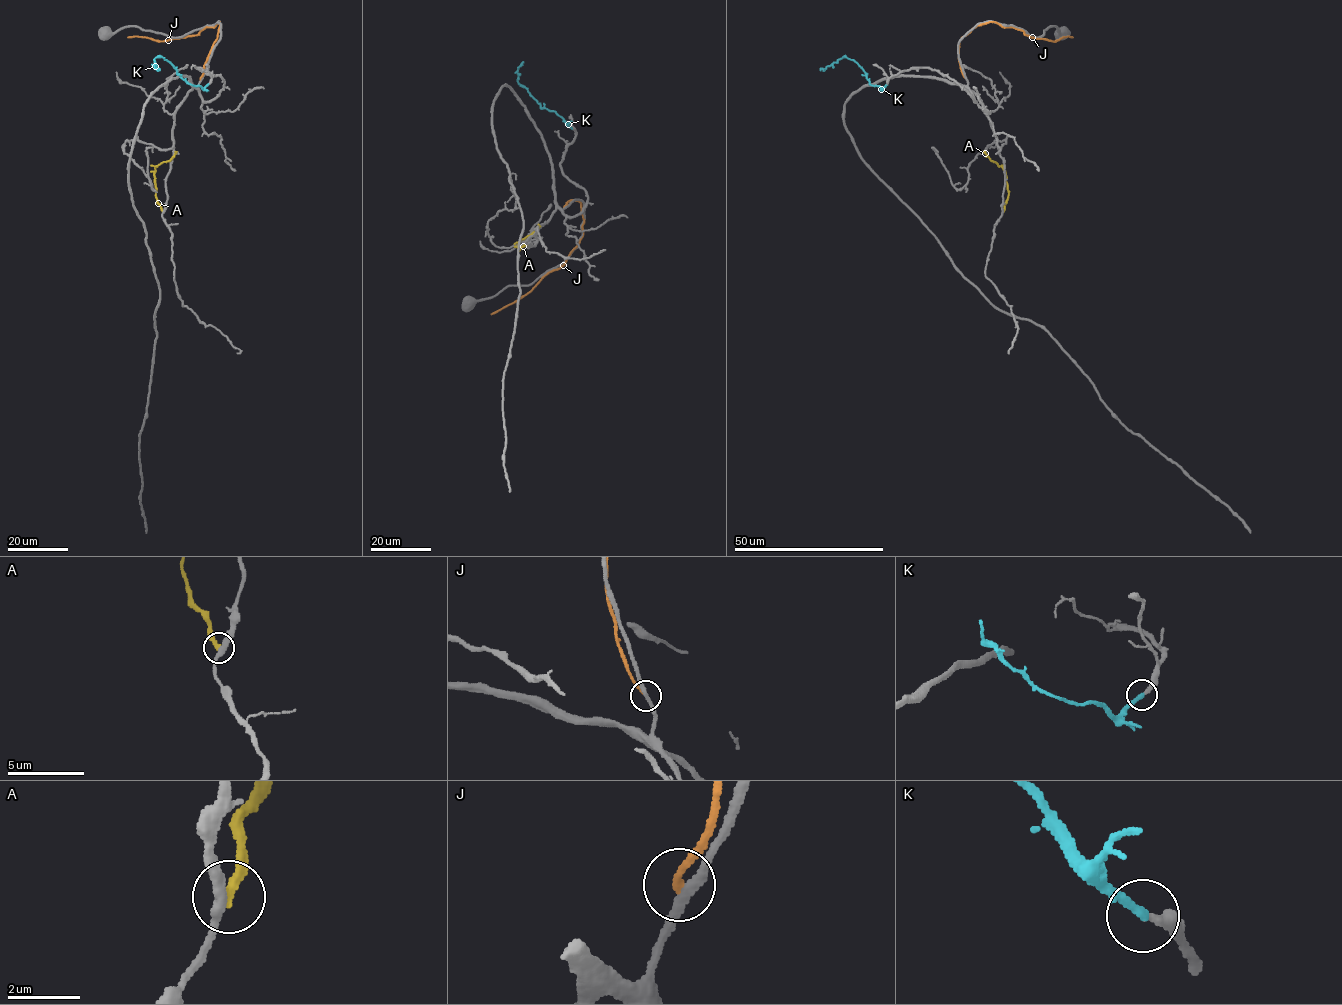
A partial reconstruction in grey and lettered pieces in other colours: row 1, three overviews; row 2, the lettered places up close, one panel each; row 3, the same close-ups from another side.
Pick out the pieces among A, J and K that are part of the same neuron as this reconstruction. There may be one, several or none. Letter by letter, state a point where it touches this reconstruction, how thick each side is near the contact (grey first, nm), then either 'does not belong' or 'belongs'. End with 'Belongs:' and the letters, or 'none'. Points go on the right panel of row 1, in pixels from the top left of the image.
A: meets grey at (1003, 211); 320 nm thick on the grey side, 300 nm on the other; does not belong
J: meets grey at (966, 79); 260 nm thick on the grey side, 180 nm on the other; does not belong
K: meets grey at (887, 84); 280 nm thick on the grey side, 280 nm on the other; belongs
Belongs: K

